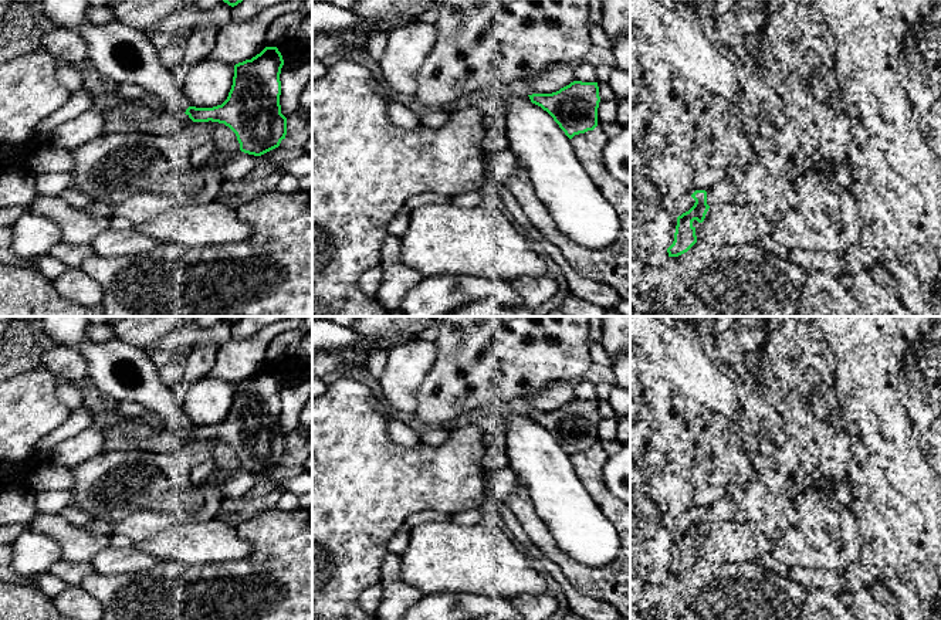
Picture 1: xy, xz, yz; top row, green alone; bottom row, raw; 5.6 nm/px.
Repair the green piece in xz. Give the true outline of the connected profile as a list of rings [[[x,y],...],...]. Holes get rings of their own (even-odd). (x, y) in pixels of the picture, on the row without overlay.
[[[573,399],[556,410],[528,414],[554,436],[569,457],[598,444],[598,400]]]

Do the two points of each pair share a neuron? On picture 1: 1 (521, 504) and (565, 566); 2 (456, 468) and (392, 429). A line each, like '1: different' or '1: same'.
1: same
2: different

